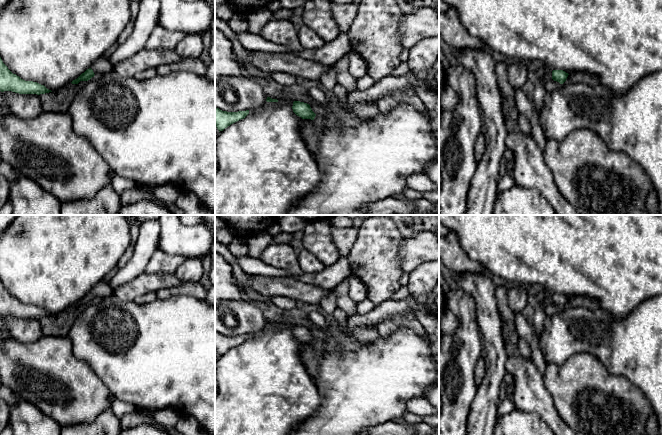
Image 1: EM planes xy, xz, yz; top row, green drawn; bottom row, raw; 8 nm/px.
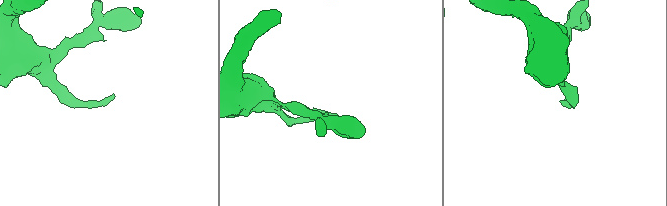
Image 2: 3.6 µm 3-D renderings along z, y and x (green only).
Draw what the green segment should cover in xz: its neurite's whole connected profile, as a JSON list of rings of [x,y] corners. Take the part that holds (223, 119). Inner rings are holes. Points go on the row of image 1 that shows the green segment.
[[[215,107],[215,126],[220,131],[223,131],[225,128],[231,124],[244,119],[249,114],[249,110],[238,111],[238,112],[227,112],[222,111],[219,108]]]

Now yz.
[[[553,70],[552,71],[552,79],[554,81],[559,82],[560,84],[563,84],[566,81],[568,75],[569,74],[563,70]]]

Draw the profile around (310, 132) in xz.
[[[302,119],[300,133],[307,149],[315,155],[318,151],[319,138],[323,131],[321,125],[316,125],[311,119]]]

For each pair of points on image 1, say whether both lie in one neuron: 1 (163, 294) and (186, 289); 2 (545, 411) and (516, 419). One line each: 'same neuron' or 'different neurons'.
1: same neuron
2: different neurons

